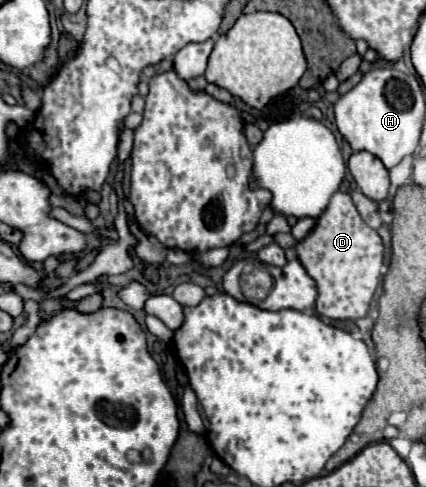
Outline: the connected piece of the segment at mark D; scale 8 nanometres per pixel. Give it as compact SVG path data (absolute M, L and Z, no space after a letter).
M337 190L331 196L329 206L317 218L313 232L305 240L297 242L295 248L307 274L317 282L319 298L315 310L321 316L331 320L359 320L367 316L371 298L381 280L385 248L377 230L369 228L363 218L359 218L347 192Z

